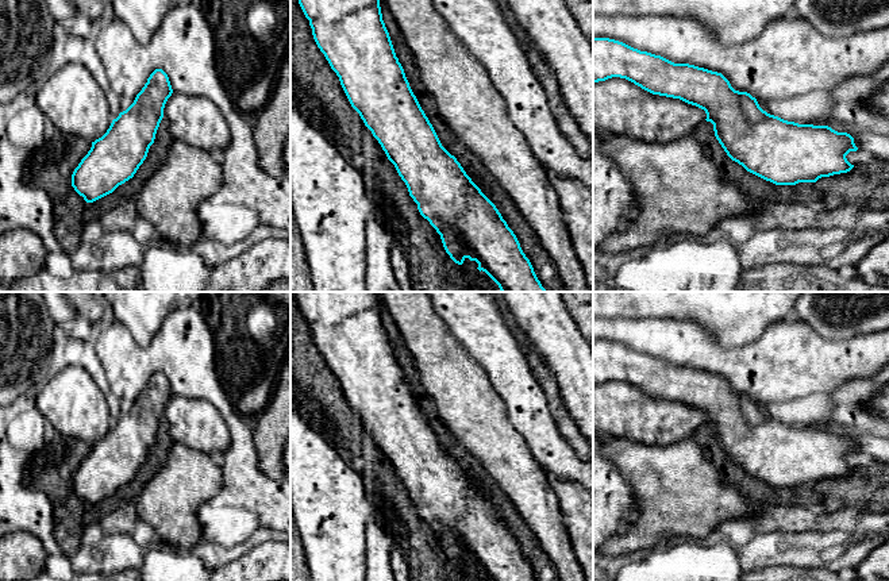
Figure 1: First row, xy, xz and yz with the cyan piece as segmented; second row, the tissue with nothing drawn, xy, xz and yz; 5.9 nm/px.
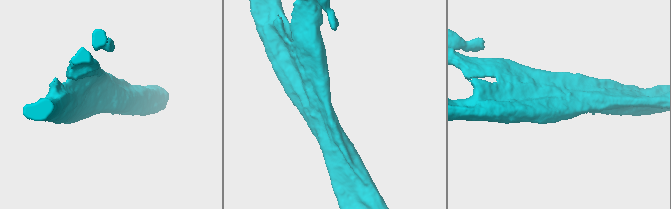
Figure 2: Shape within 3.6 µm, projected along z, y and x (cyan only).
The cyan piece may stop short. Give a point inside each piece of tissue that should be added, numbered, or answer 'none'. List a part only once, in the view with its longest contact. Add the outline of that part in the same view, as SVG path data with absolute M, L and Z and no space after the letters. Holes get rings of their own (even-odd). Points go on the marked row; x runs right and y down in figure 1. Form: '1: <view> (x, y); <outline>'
none

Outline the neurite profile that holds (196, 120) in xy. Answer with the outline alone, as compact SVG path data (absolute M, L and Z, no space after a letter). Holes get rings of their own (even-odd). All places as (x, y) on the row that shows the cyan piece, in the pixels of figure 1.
M173 92L165 104L163 118L174 141L182 141L216 155L231 141L226 118L207 97Z

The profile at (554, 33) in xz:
M507 0L513 20L550 66L581 131L593 141L593 46L565 0Z

